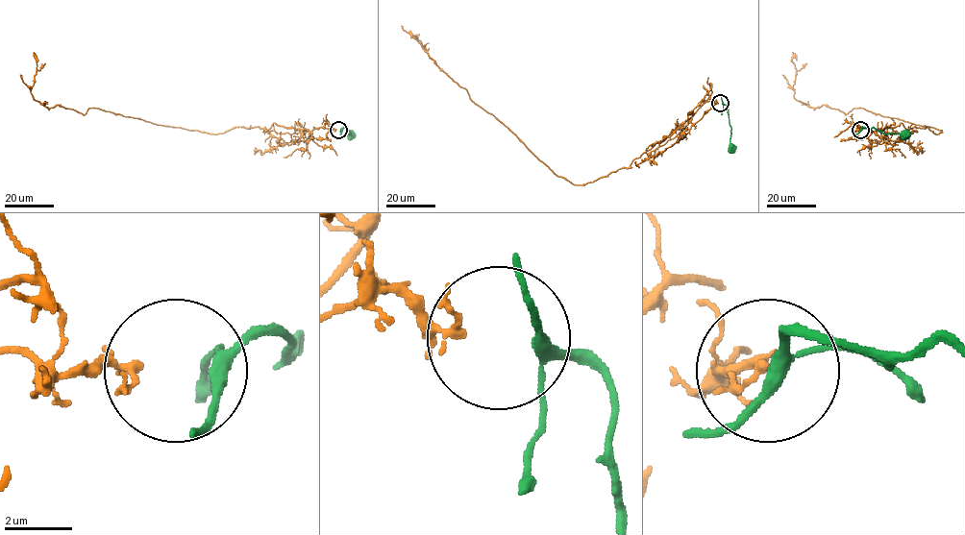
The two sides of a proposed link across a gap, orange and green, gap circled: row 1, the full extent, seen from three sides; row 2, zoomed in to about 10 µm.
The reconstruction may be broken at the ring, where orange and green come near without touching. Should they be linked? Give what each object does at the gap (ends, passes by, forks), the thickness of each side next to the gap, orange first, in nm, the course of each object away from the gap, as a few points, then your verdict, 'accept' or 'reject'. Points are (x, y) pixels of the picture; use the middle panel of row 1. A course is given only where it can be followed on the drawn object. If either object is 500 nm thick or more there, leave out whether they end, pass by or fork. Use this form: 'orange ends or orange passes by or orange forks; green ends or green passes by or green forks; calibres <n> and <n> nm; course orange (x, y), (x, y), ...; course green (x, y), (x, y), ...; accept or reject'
orange passes by; green forks; calibres 200 and 320 nm; course orange (717, 104), (705, 102), (629, 168), (573, 184), (557, 176), (506, 126), (476, 105), (414, 36); course green (722, 104), (728, 107), (731, 148); accept

